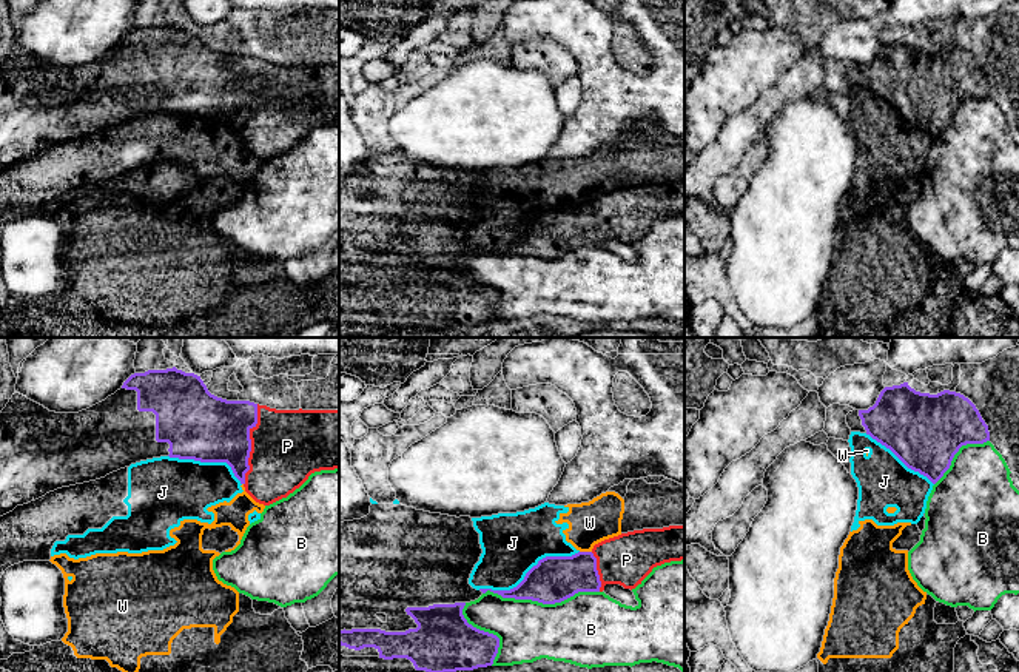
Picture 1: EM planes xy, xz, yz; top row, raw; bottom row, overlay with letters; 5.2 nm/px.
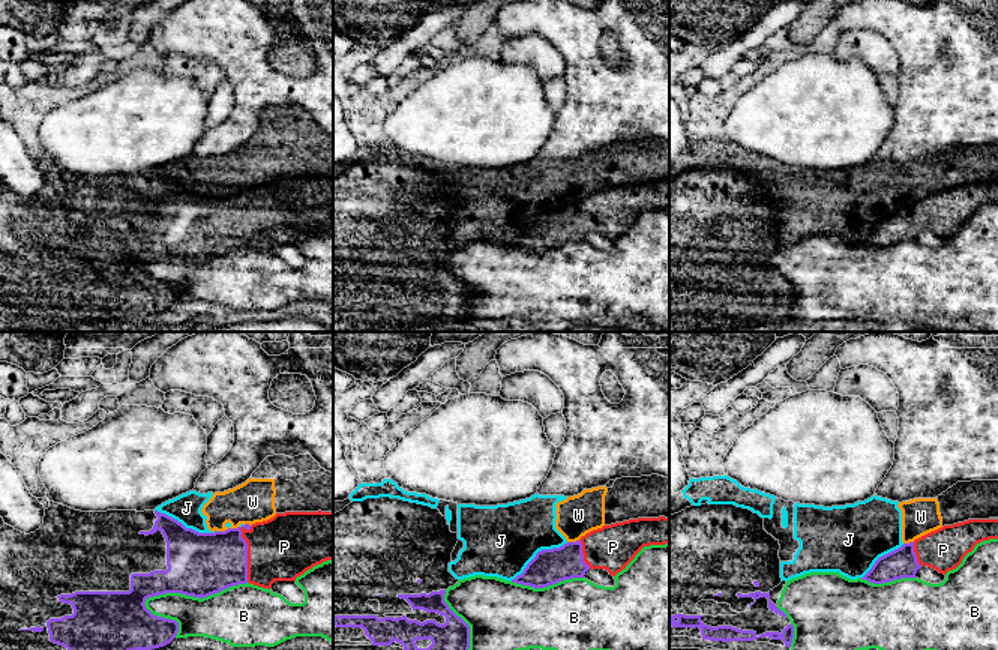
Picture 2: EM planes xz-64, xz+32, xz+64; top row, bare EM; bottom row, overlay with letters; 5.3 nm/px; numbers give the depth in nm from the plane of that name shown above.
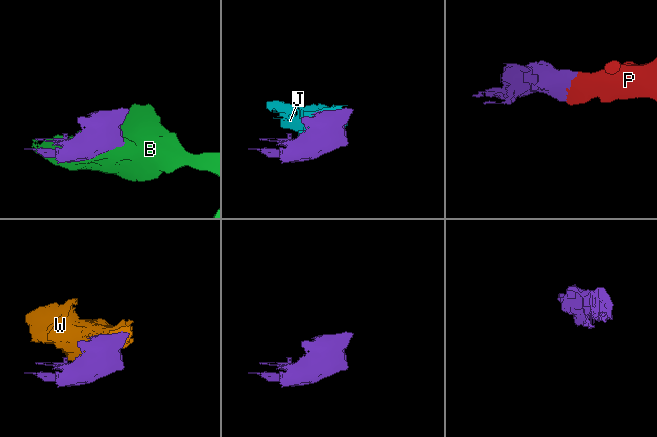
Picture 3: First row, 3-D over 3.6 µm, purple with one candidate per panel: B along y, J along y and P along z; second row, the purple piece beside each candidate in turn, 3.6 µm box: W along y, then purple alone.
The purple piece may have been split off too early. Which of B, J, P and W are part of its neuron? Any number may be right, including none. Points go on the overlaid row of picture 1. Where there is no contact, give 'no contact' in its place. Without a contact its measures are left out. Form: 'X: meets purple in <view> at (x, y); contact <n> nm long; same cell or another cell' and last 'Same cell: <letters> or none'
B: meets purple in xz at (540, 601); contact 600 nm long; another cell
J: meets purple in xz at (527, 572); contact 550 nm long; another cell
P: meets purple in xy at (250, 444); contact 440 nm long; same cell
W: meets purple in xz at (586, 552); contact 60 nm long; another cell
Same cell: P

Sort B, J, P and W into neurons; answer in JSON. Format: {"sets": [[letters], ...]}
{"sets": [["B"], ["J", "W"], ["P"]]}

